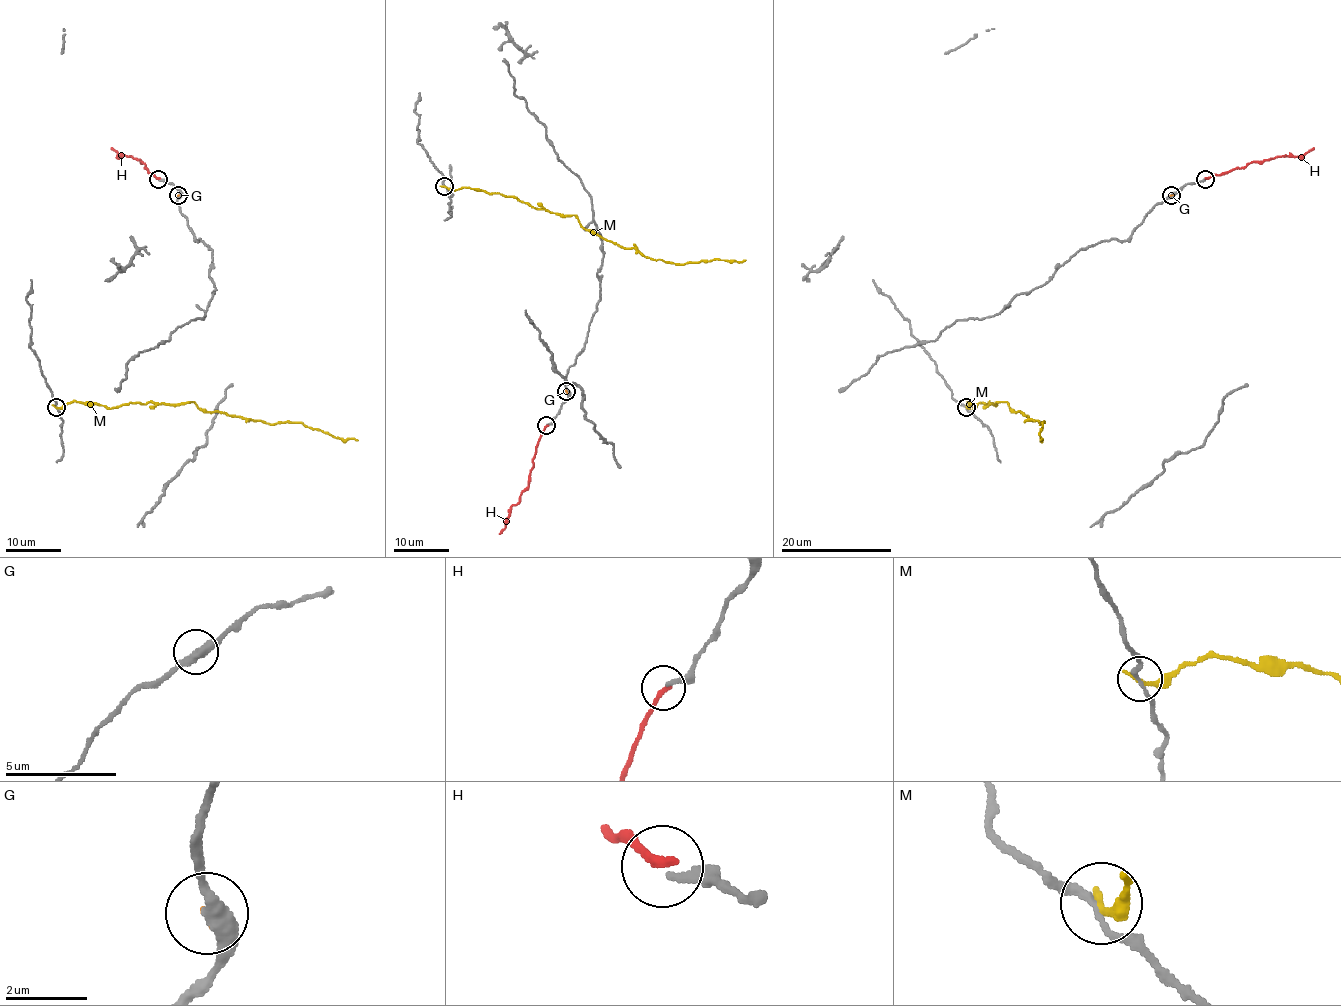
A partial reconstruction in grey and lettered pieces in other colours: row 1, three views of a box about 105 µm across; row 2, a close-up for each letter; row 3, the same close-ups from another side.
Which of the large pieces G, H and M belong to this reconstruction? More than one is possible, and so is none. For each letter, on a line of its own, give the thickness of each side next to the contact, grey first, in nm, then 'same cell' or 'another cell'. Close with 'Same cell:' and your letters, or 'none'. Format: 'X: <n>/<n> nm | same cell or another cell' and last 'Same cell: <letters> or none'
G: 400/70 nm | another cell
H: 200/240 nm | same cell
M: 150/200 nm | another cell
Same cell: H

